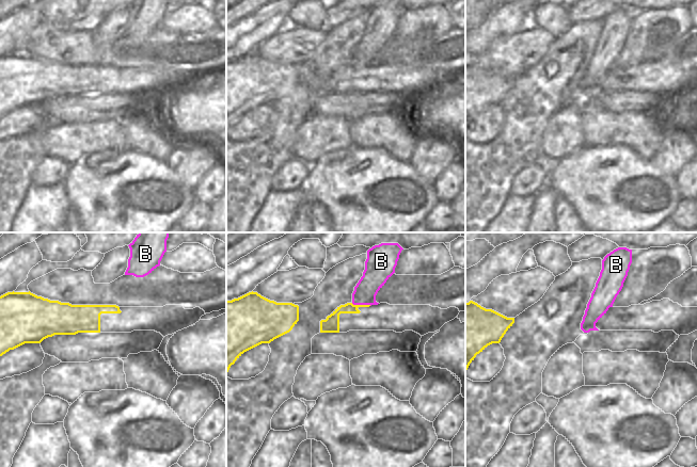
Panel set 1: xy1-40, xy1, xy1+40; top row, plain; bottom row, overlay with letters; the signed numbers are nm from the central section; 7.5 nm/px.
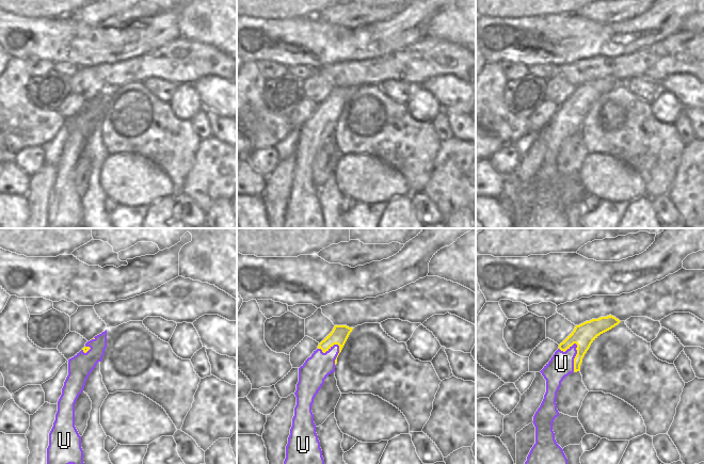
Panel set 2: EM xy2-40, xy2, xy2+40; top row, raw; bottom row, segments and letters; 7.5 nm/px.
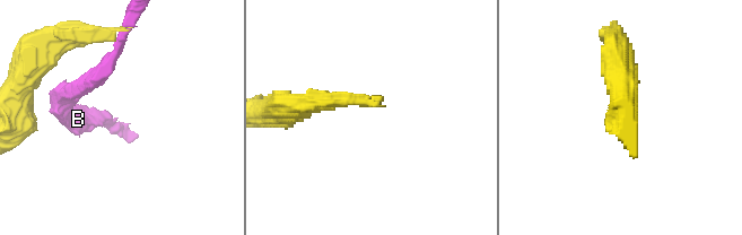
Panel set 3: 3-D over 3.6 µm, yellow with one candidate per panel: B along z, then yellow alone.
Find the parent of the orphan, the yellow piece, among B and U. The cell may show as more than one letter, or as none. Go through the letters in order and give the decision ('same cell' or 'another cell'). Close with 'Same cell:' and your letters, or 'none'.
B: another cell
U: same cell
Same cell: U

